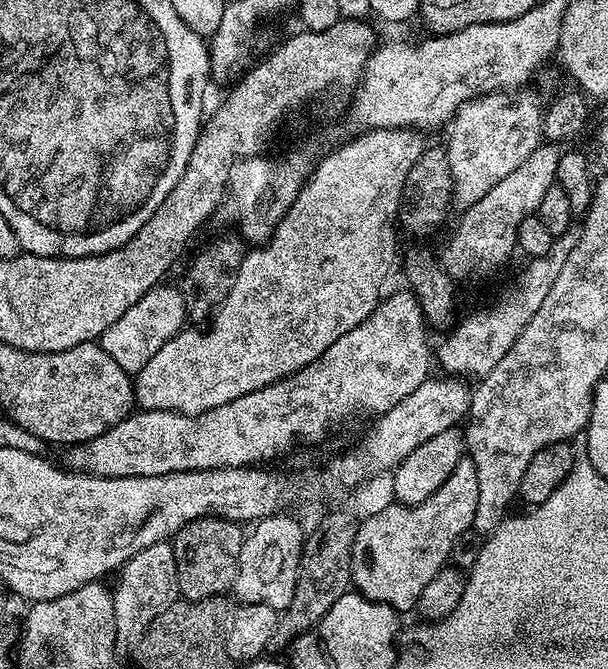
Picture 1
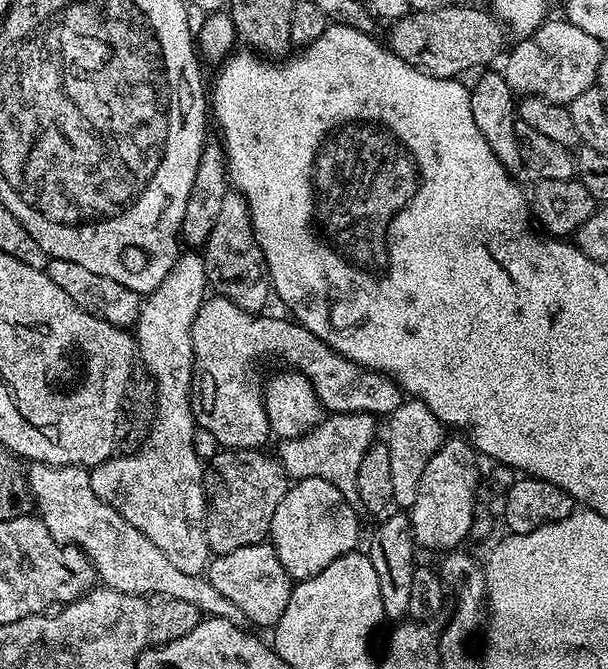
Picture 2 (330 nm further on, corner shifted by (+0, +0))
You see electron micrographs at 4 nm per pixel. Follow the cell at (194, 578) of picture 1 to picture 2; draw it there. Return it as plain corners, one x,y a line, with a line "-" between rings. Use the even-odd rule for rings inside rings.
230,448
217,451
212,461
207,461
204,470
204,495
206,497
206,515
204,529
209,553
219,554
238,550
238,546
254,546
263,544
269,539
270,522
274,518
274,510
278,510
278,502
288,493
290,477
284,471
284,465
275,455
267,456
264,450
254,448

